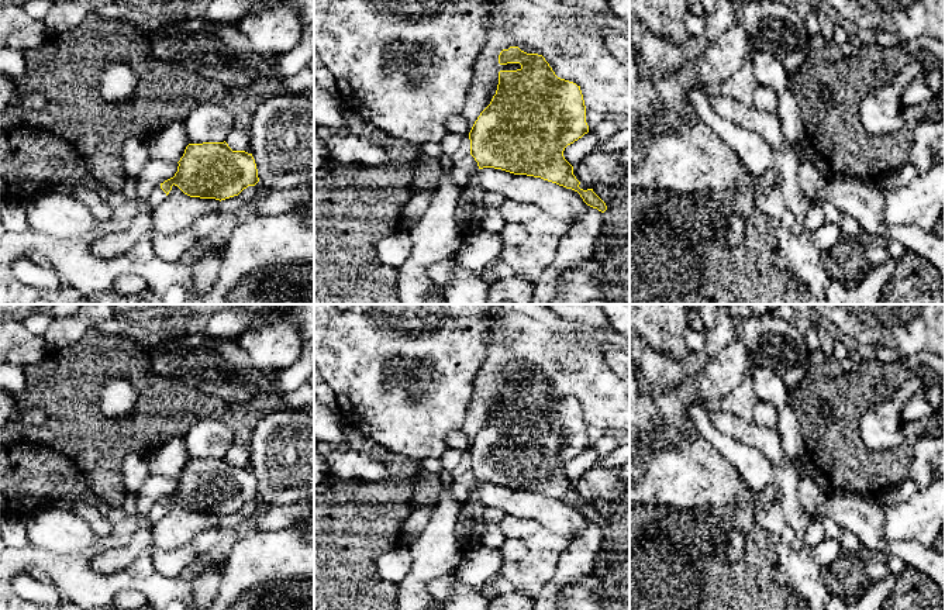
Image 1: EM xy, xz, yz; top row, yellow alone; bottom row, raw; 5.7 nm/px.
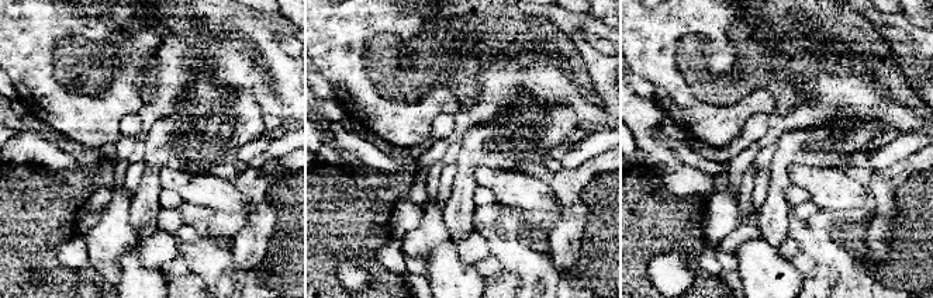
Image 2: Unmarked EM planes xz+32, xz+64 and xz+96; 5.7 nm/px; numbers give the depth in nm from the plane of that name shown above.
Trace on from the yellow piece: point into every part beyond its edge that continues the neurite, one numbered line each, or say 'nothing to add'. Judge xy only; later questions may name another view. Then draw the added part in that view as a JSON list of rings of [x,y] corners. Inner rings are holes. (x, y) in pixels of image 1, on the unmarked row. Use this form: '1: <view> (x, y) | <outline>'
1: xy (158, 510) | [[[158,500],[158,502],[152,506],[152,509],[151,509],[148,517],[149,517],[151,523],[155,524],[155,523],[158,523],[165,514],[166,514],[166,509],[161,504],[161,500]]]

